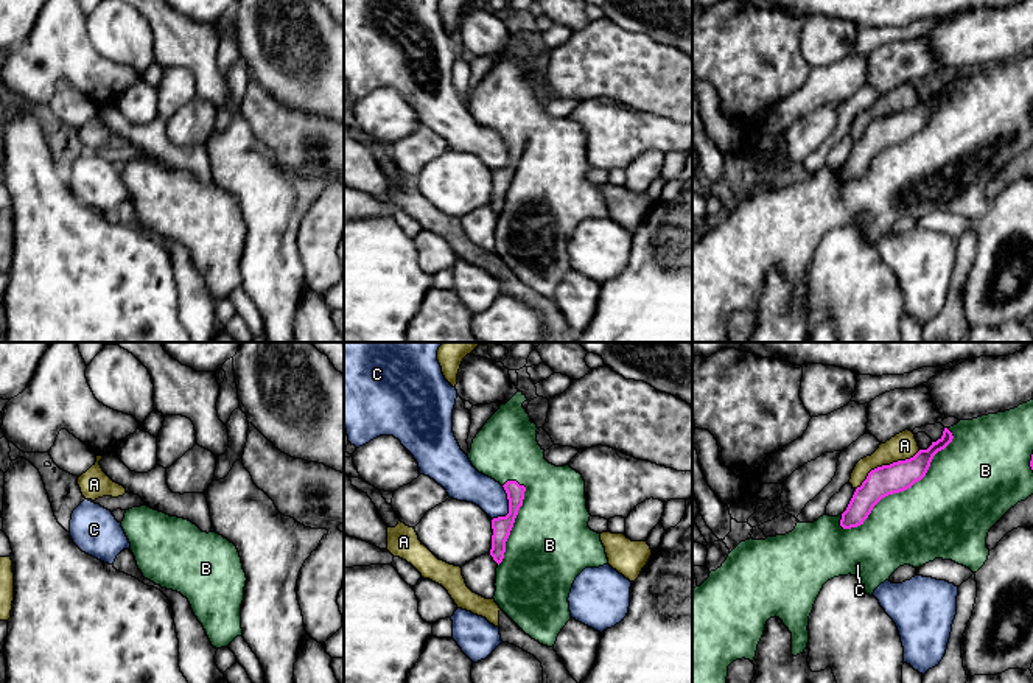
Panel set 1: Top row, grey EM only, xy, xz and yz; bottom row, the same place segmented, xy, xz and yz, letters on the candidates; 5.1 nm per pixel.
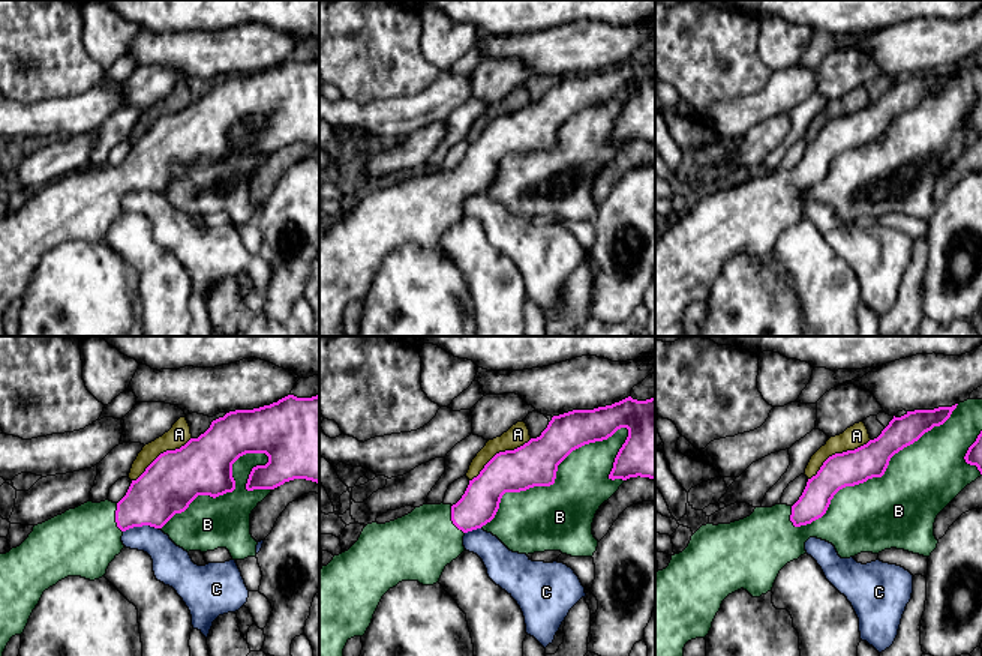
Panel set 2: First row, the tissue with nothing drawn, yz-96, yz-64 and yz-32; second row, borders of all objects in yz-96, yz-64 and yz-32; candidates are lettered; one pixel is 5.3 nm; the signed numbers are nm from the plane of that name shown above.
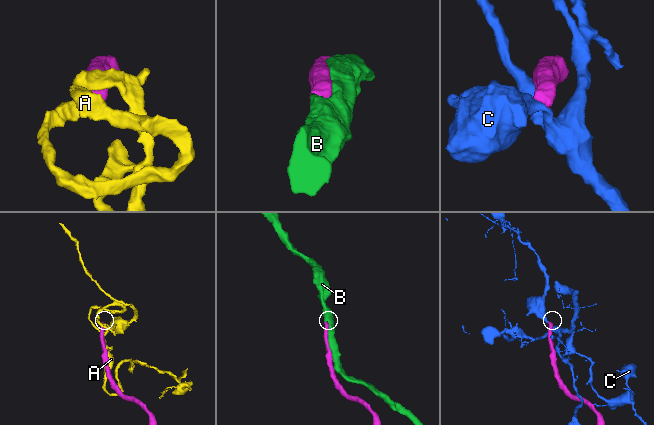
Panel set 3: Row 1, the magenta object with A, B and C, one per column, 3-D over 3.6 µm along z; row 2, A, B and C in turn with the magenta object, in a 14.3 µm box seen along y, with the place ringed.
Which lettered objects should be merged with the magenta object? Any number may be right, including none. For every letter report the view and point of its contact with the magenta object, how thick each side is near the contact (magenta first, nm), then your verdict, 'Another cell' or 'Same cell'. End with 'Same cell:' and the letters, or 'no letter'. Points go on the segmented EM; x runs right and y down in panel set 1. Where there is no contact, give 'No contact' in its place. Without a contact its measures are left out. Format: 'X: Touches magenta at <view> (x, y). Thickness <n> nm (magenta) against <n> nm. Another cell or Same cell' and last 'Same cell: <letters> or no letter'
A: Touches magenta at yz (885, 465). Thickness 160 nm (magenta) against 140 nm. Another cell
B: Touches magenta at yz (904, 489). Thickness 160 nm (magenta) against 440 nm. Same cell
C: Touches magenta at xz (509, 507). Thickness 100 nm (magenta) against 180 nm. Another cell
Same cell: B

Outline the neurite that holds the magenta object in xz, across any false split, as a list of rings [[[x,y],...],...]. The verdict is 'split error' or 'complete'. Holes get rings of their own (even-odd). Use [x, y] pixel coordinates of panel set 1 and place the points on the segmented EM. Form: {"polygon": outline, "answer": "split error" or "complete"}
{"polygon": [[[516,392],[506,405],[487,420],[476,434],[468,453],[471,465],[482,475],[499,482],[509,499],[509,513],[492,520],[490,555],[498,563],[495,602],[499,608],[532,639],[554,647],[559,633],[571,618],[569,593],[576,577],[585,568],[608,565],[601,534],[588,527],[585,481],[569,465],[555,467],[545,459],[545,450],[537,442],[537,425],[531,422],[523,403],[529,401],[523,392]]], "answer": "split error"}

